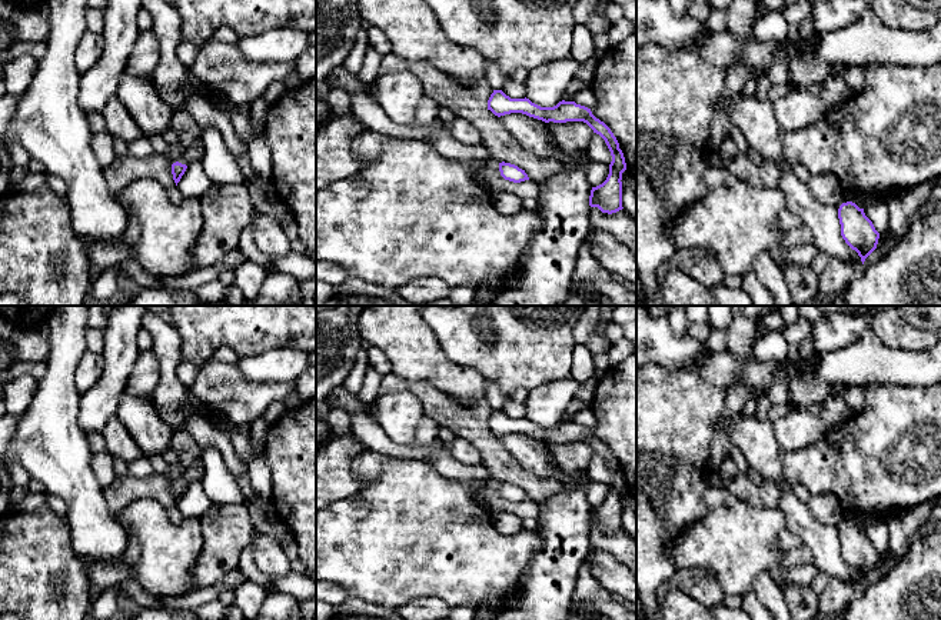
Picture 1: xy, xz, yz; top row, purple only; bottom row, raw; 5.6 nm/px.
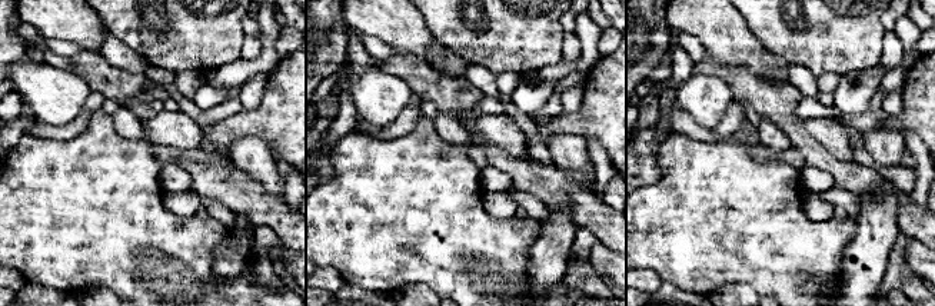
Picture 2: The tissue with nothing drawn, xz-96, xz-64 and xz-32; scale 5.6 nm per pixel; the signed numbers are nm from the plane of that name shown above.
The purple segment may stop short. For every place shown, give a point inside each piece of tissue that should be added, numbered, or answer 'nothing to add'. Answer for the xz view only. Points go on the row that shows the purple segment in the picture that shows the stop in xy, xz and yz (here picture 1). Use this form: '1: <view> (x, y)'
nothing to add

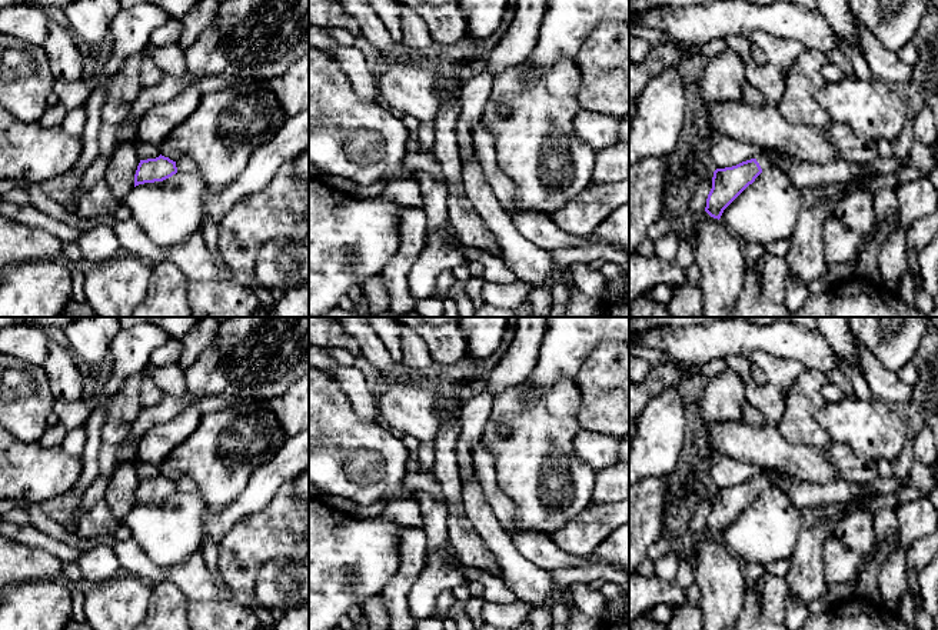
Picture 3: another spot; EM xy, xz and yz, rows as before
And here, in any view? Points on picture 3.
1: yz (765, 159)

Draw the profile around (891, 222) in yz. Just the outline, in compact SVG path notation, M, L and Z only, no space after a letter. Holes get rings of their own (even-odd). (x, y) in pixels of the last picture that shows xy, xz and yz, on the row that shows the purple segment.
M899 210L897 213L888 216L884 220L877 219L874 230L869 234L862 236L862 241L861 241L861 246L858 249L858 256L864 250L864 247L868 246L868 243L871 241L871 237L875 234L877 230L892 230L892 231L895 231L895 230L898 230L898 224L899 224Z

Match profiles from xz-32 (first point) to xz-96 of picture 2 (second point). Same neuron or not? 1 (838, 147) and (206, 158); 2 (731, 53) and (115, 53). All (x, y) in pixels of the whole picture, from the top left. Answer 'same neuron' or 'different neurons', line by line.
1: different neurons
2: different neurons

